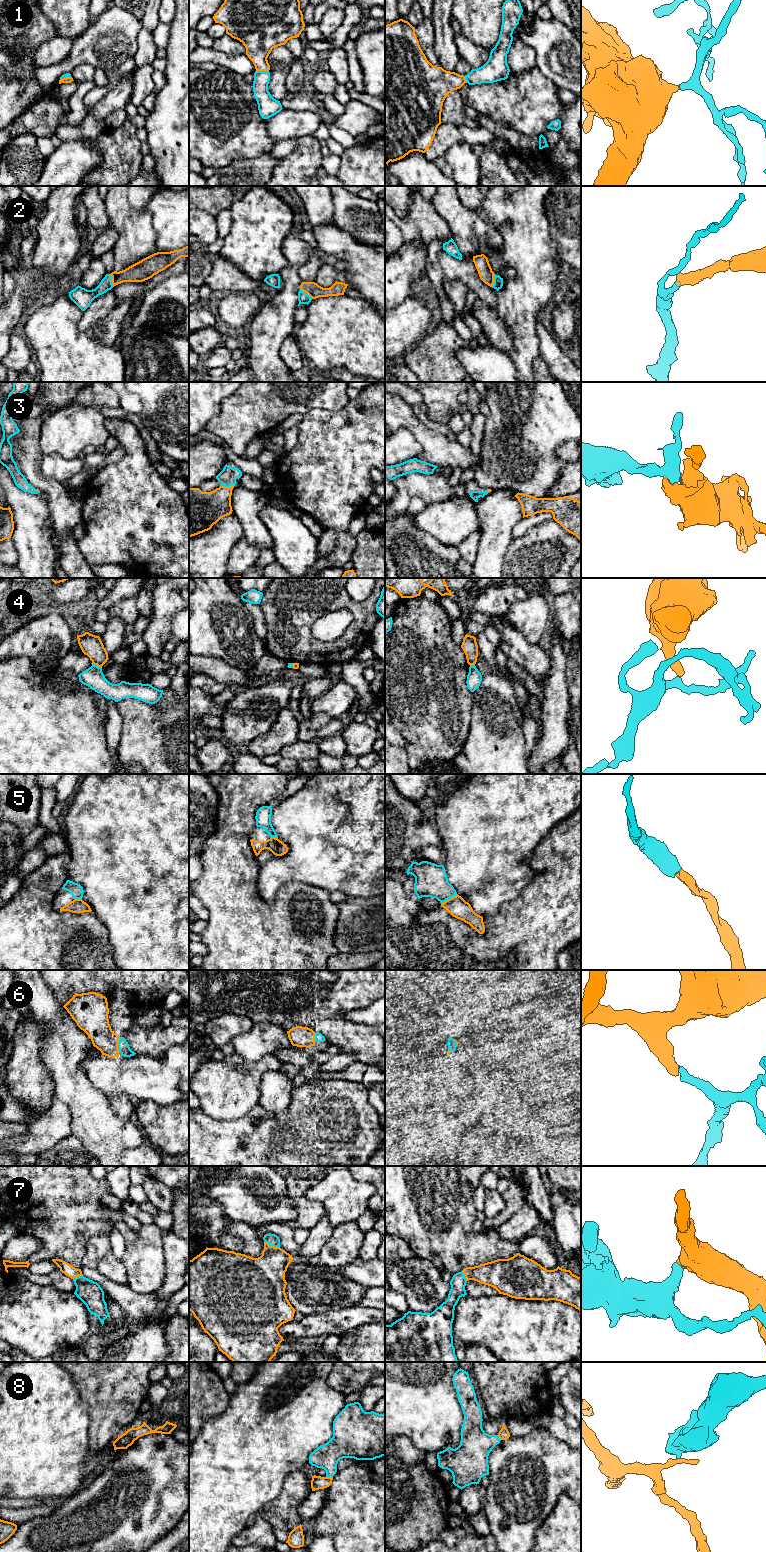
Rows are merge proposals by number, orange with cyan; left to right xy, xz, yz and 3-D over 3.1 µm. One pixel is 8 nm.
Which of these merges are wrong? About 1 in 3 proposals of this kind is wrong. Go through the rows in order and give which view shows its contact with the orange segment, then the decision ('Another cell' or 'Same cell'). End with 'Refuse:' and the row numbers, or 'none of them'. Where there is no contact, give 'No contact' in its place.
1: Touches orange in xz. Same cell
2: Touches orange in xy. Same cell
3: Touches orange in xz. Same cell
4: Touches orange in xy. Another cell
5: Touches orange in yz. Same cell
6: Touches orange in xy. Same cell
7: Touches orange in xz. Same cell
8: Touches orange in xz. Another cell
Refuse: 4, 8

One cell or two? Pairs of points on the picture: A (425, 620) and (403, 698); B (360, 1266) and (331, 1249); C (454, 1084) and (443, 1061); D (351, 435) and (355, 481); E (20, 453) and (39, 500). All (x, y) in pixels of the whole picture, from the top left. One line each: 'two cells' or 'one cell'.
A: one cell
B: two cells
C: one cell
D: one cell
E: two cells

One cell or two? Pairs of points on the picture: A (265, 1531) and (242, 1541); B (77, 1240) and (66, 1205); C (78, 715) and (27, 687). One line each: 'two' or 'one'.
A: one
B: one
C: one

